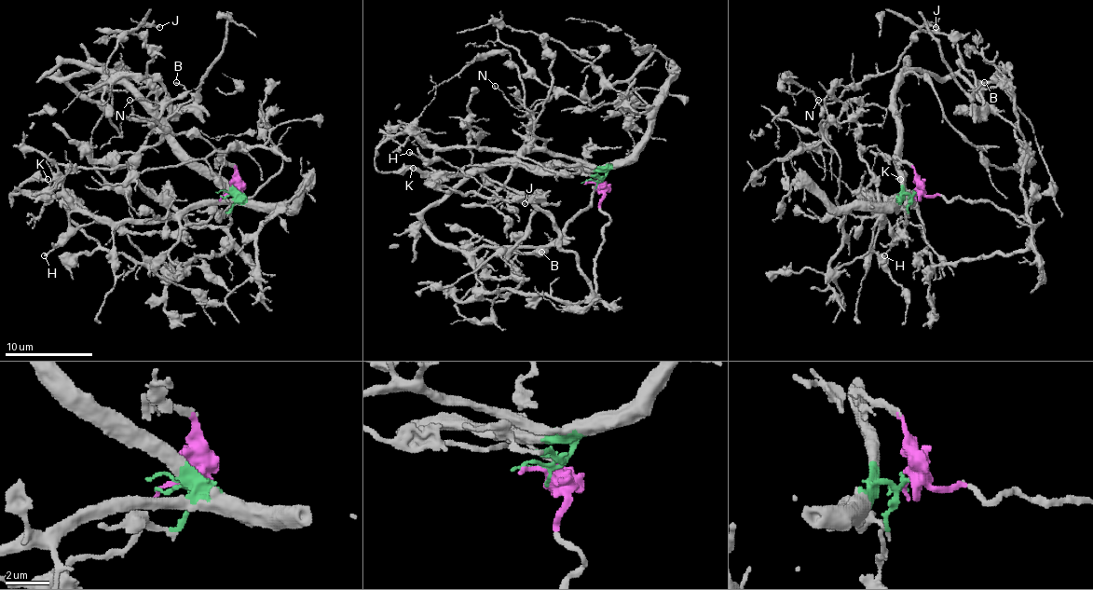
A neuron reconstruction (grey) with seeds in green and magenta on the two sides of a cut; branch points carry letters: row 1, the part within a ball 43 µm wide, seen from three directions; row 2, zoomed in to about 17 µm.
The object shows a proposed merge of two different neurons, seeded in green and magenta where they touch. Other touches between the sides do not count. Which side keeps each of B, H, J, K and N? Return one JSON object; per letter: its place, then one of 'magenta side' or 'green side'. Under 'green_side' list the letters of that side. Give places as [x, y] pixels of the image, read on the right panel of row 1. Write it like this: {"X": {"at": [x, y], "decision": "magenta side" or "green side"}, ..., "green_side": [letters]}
{"B": {"at": [984, 82], "decision": "green side"}, "H": {"at": [884, 255], "decision": "green side"}, "J": {"at": [935, 27], "decision": "green side"}, "K": {"at": [900, 179], "decision": "green side"}, "N": {"at": [818, 100], "decision": "green side"}, "green_side": ["B", "H", "J", "K", "N"]}

